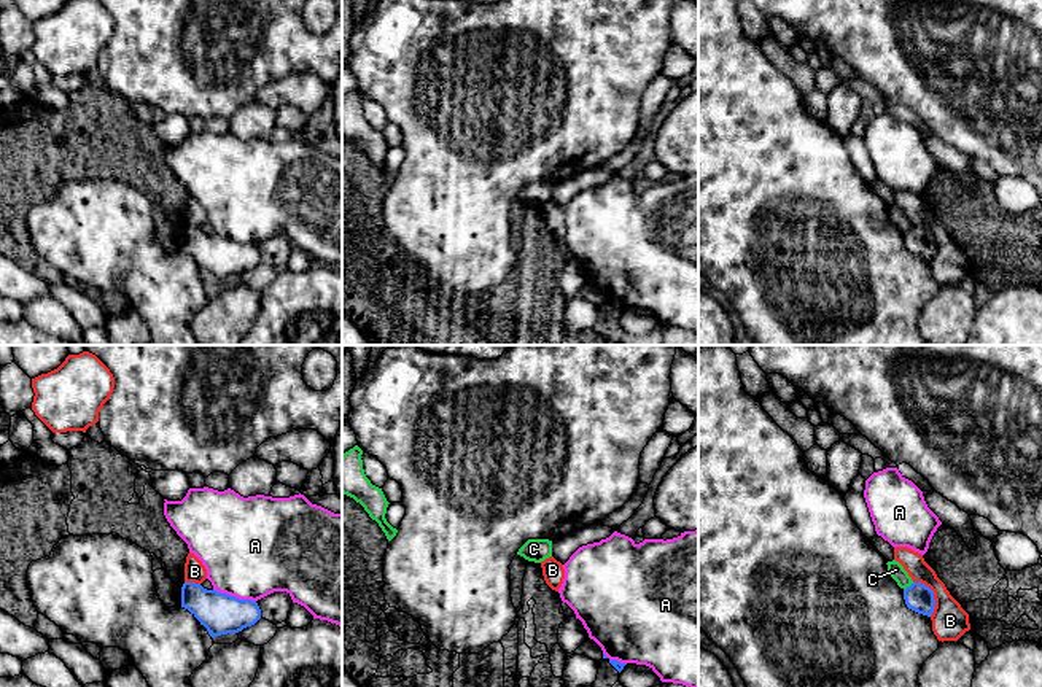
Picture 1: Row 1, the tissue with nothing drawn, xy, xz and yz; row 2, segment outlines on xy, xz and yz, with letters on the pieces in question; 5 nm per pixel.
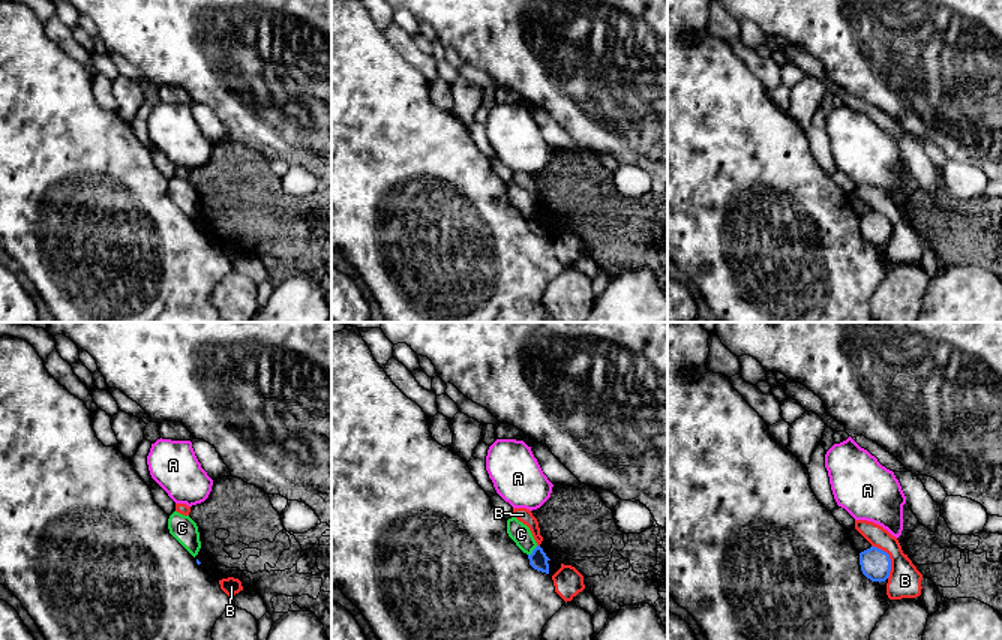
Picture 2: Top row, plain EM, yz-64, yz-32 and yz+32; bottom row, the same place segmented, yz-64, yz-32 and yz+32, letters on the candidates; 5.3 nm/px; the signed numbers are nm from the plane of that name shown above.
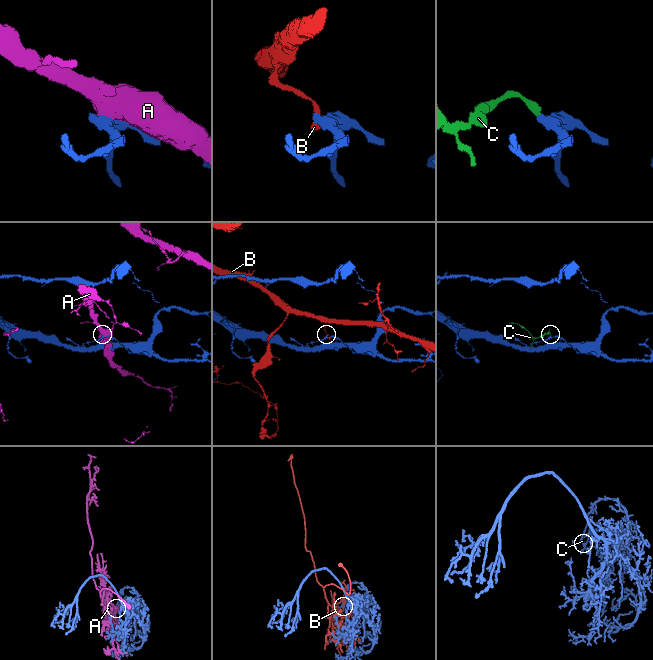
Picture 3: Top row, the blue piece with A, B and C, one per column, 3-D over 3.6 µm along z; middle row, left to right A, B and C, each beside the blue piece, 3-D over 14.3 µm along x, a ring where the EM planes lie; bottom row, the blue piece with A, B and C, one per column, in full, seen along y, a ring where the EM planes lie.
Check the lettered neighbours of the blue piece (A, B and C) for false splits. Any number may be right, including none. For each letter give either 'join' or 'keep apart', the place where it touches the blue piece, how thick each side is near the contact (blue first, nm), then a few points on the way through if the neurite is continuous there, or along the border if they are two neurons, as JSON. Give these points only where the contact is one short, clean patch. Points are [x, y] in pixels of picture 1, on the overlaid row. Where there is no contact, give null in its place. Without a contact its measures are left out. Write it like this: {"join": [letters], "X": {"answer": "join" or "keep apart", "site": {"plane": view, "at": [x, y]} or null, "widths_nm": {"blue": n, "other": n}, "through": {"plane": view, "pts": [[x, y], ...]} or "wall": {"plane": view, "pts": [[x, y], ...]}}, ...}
{"join": [], "A": {"answer": "keep apart", "site": {"plane": "xy", "at": [234, 597]}, "widths_nm": {"blue": 200, "other": 480}}, "B": {"answer": "keep apart", "site": {"plane": "yz", "at": [933, 595]}, "widths_nm": {"blue": 140, "other": 180}, "wall": {"plane": "yz", "pts": [[913, 581], [923, 582], [933, 592], [934, 611], [931, 616]]}}, "C": {"answer": "keep apart", "site": {"plane": "yz", "at": [910, 586]}, "widths_nm": {"blue": 140, "other": 80}, "wall": {"plane": "yz", "pts": [[913, 582], [904, 590]]}}}

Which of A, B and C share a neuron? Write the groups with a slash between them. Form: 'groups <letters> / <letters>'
groups A / B / C

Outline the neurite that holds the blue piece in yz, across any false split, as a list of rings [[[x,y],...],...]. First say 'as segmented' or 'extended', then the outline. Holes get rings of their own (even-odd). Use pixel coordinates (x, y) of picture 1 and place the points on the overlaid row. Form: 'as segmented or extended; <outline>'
as segmented; [[[913,582],[904,590],[904,600],[908,609],[931,617],[935,607],[934,592],[921,582]]]

